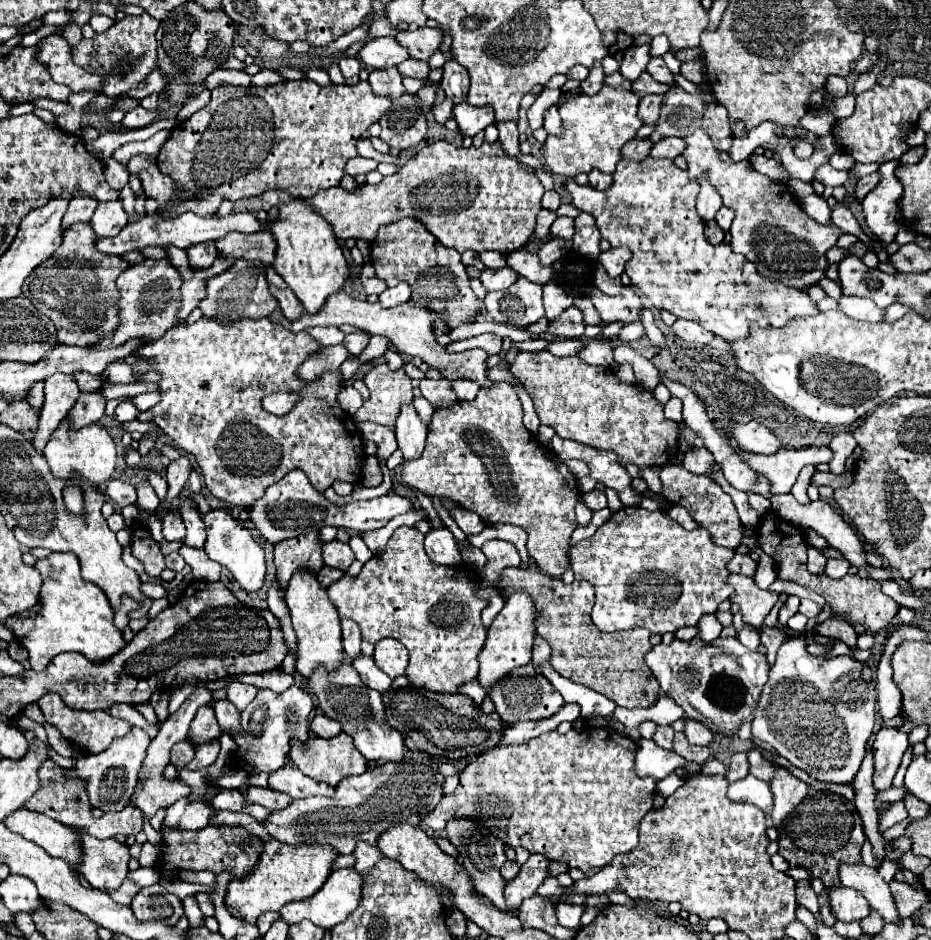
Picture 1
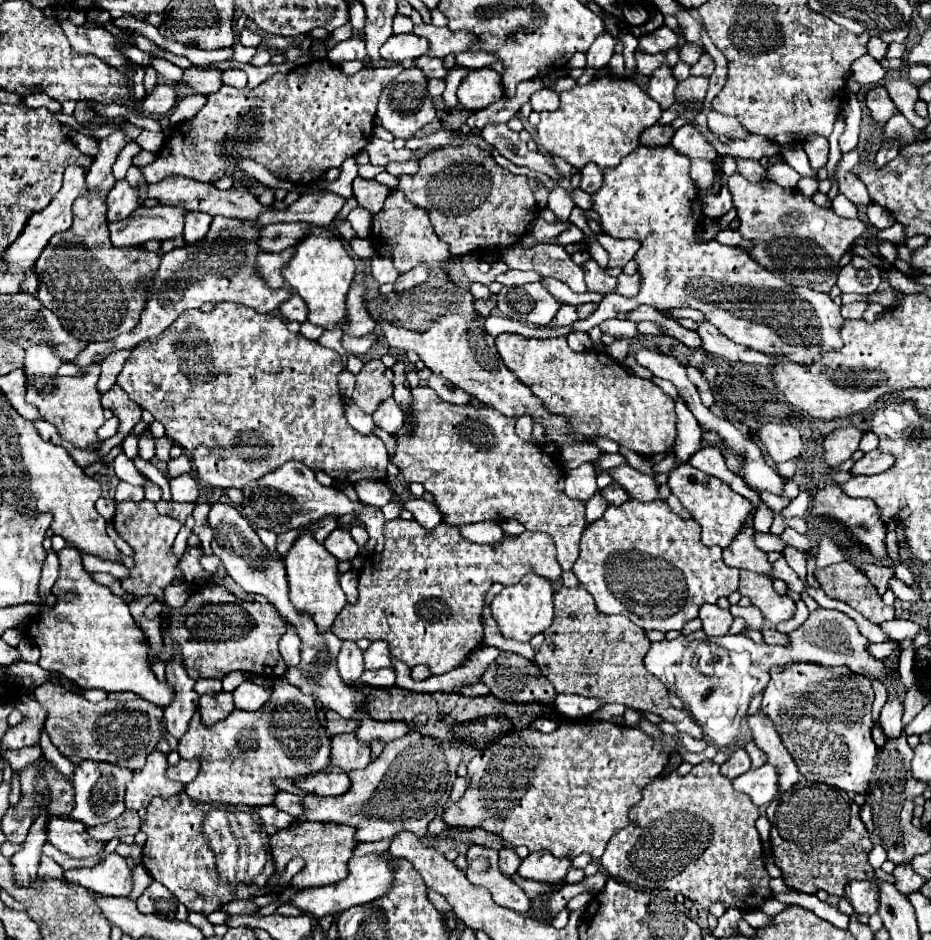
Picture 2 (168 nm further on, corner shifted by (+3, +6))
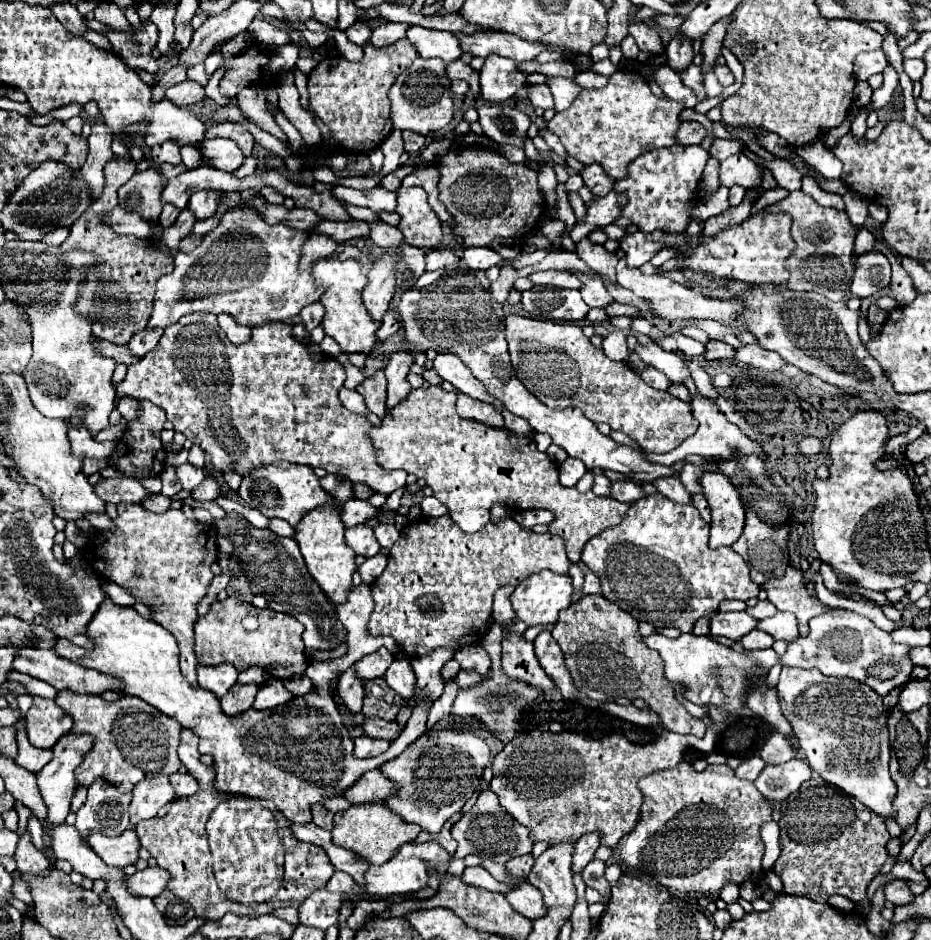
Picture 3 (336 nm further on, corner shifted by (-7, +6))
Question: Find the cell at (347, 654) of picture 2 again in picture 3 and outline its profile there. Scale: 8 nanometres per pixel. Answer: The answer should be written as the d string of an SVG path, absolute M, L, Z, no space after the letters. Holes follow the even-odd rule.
M350 666L342 676L338 684L338 696L344 700L344 704L352 712L360 712L362 698L364 698L364 680L356 676L356 668Z

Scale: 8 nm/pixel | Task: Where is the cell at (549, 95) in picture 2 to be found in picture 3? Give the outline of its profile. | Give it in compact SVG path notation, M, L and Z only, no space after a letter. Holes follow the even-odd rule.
M546 84L532 86L532 90L530 90L530 102L532 102L532 106L542 108L542 110L554 108L554 98L552 98L552 92L550 92L550 88Z

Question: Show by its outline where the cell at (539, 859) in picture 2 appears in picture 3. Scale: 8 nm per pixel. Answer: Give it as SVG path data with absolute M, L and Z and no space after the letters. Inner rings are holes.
M598 832L584 834L580 840L576 840L574 854L572 854L572 872L580 872L594 858L596 848L600 846L598 840L600 840Z

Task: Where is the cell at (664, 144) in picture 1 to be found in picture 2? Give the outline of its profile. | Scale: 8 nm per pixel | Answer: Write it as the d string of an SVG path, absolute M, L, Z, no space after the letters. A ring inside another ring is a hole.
M690 124L682 126L680 130L676 130L674 140L670 142L670 146L674 146L680 152L684 152L684 156L688 156L688 158L716 160L716 156L718 156L716 148Z

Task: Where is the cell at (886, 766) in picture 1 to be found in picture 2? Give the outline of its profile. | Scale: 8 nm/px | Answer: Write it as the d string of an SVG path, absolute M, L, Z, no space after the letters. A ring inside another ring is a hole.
M892 698L884 704L880 712L880 726L886 738L896 738L902 732L902 714L904 714L904 708L900 698Z

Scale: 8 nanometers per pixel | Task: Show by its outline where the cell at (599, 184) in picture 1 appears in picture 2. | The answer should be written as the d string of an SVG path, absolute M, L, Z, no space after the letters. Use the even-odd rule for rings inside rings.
M586 164L582 170L582 180L580 180L580 190L588 194L596 194L602 186L602 170L596 164Z

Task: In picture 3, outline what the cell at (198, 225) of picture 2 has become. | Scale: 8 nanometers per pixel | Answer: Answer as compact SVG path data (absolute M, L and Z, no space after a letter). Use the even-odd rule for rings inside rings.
M200 190L190 198L188 210L194 212L196 220L206 220L216 214L218 208L218 192L214 190Z

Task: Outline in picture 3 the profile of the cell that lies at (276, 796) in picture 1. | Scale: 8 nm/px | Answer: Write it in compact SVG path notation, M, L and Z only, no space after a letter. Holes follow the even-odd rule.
M312 804L312 822L320 828L332 828L332 812L326 810L322 804Z

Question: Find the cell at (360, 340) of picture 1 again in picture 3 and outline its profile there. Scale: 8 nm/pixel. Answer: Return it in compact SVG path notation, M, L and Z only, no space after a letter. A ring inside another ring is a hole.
M390 254L382 256L368 270L368 286L362 292L362 300L368 314L376 322L382 322L382 316L388 310L388 304L396 290L396 278L398 278L398 266Z

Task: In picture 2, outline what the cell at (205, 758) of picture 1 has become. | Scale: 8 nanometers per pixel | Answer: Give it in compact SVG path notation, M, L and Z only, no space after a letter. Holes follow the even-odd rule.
M180 760L176 766L168 766L166 770L166 778L180 782L180 784L190 784L194 780L194 776L198 774L198 762L190 762L190 760Z

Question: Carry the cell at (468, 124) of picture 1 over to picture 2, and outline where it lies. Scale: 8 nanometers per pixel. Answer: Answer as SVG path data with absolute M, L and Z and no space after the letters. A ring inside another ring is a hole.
M480 68L470 72L458 88L460 104L472 112L488 108L490 104L498 102L502 96L504 96L502 76L492 68Z

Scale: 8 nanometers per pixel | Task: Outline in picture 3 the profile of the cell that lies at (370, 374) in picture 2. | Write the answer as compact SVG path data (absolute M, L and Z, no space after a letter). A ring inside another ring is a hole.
M378 370L374 376L366 378L356 388L356 392L360 392L364 396L368 410L380 418L386 416L386 386L388 386L388 380L386 380L384 372Z

